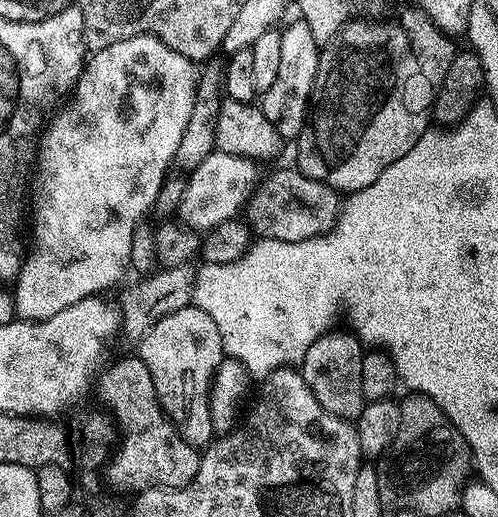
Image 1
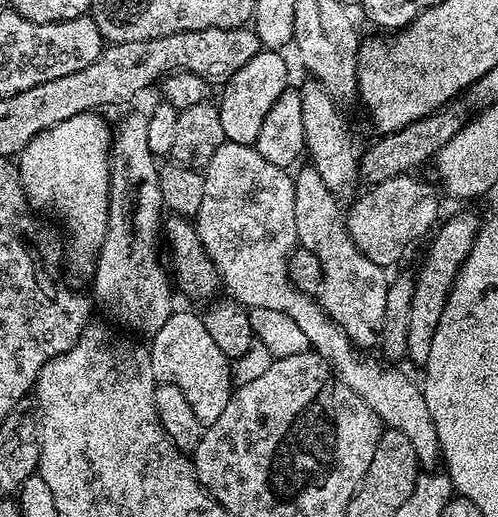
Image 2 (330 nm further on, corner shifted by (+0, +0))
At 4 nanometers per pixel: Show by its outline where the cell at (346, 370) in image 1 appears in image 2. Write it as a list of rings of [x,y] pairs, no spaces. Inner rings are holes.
[[[305,166],[295,173],[296,197],[294,198],[294,222],[299,247],[310,250],[322,262],[322,286],[318,303],[331,320],[342,329],[357,349],[368,350],[377,343],[383,326],[389,277],[366,254],[354,246],[348,233],[348,222],[341,201],[326,190],[326,182],[318,170]]]

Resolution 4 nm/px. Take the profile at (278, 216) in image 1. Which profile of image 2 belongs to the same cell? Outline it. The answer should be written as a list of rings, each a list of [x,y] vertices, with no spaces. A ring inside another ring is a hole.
[[[416,174],[392,177],[364,191],[351,201],[347,209],[348,233],[354,246],[358,246],[370,262],[388,270],[391,264],[398,263],[407,254],[408,247],[419,236],[427,237],[437,227],[441,219],[440,200],[435,190],[426,181],[419,180]]]

